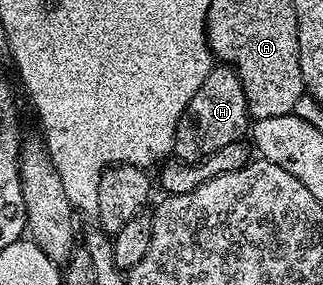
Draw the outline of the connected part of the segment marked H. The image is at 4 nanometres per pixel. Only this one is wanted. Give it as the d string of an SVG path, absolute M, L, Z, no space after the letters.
M226 65L212 66L209 77L201 81L201 89L193 93L193 101L189 101L185 113L181 113L177 121L174 158L185 163L196 163L217 153L217 149L242 140L248 127L247 102L238 73L235 68Z

